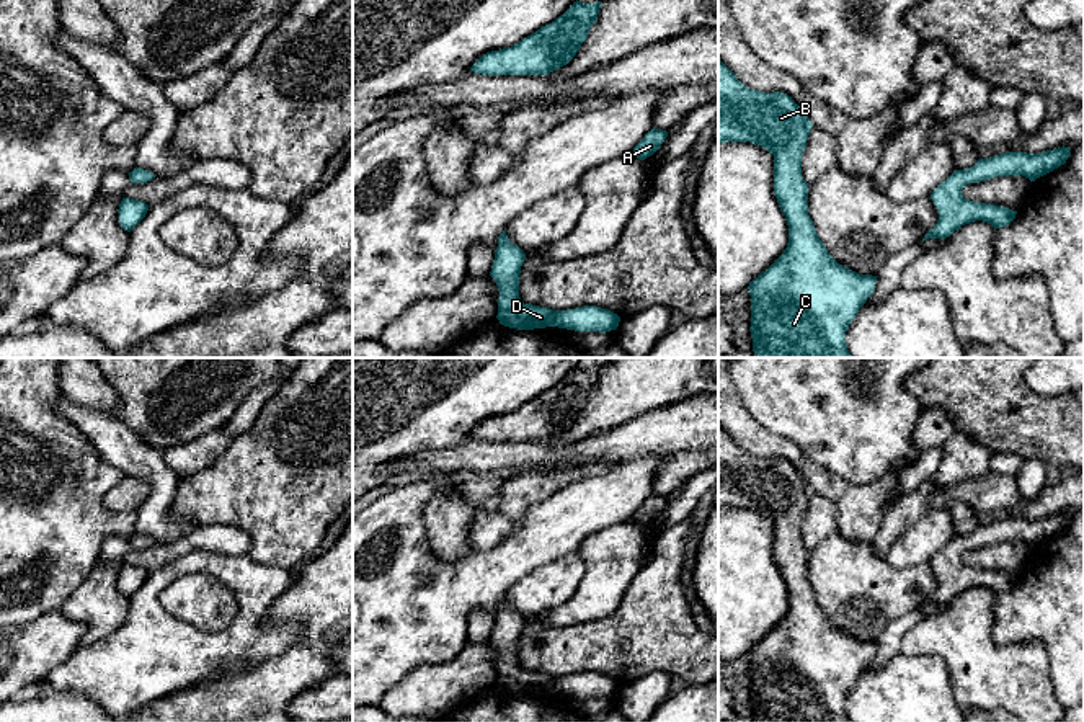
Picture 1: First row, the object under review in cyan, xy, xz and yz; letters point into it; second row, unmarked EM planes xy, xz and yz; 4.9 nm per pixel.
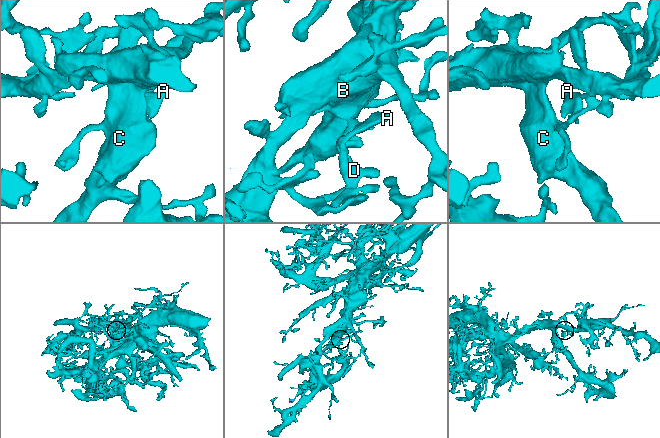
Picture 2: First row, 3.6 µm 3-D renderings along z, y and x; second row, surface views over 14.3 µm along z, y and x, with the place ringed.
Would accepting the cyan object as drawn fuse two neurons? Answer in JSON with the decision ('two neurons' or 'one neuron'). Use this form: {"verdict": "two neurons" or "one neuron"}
{"verdict": "one neuron"}

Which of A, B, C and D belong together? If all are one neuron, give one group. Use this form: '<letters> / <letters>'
A B C D

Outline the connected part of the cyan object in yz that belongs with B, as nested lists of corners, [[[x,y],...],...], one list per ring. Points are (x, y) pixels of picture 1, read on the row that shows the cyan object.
[[[718,59],[718,144],[751,142],[774,155],[774,194],[789,225],[784,253],[748,286],[754,358],[852,358],[846,332],[877,284],[877,276],[859,274],[839,265],[828,253],[808,216],[808,183],[802,178],[802,155],[811,127],[792,96],[744,87]]]

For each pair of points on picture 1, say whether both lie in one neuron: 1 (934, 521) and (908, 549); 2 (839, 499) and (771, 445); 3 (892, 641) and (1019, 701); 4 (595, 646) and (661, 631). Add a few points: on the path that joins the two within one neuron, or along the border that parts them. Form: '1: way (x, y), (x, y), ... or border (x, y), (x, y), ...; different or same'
1: way (929, 528), (915, 543); same
2: way (823, 482), (787, 450); same
3: border (926, 616), (903, 636), (900, 652); different
4: way (611, 646), (629, 644), (645, 634); same

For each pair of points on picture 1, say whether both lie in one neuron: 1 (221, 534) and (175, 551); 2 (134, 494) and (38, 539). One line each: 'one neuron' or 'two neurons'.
1: one neuron
2: two neurons

